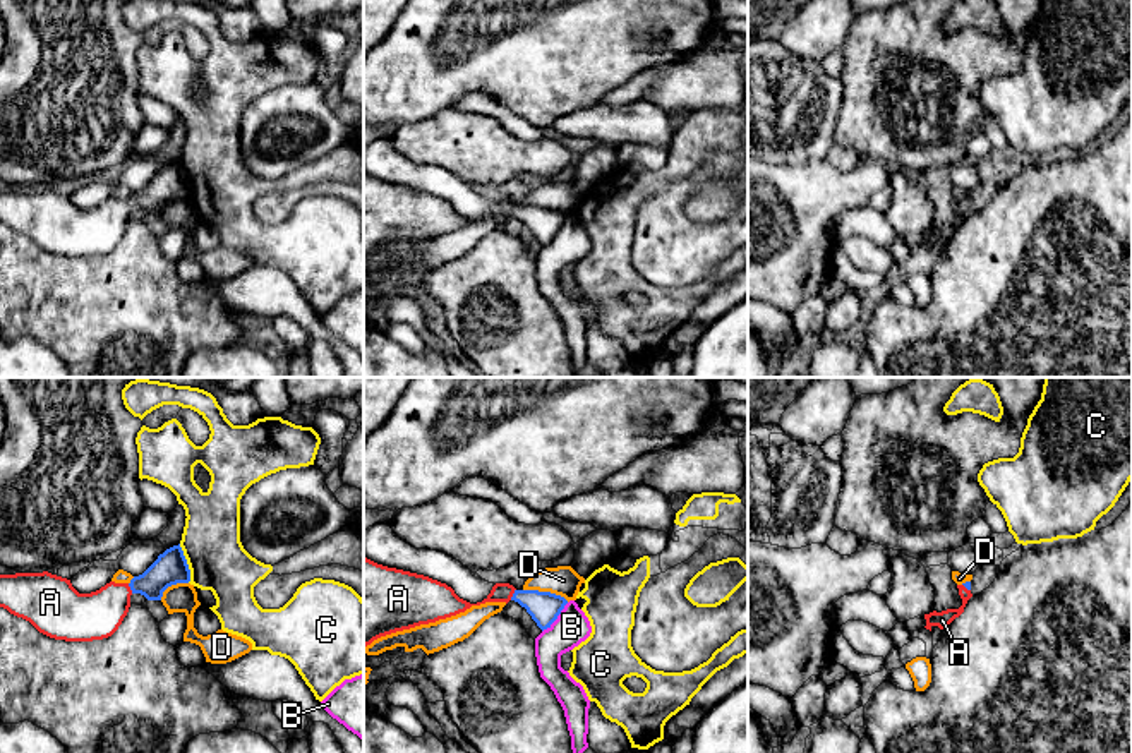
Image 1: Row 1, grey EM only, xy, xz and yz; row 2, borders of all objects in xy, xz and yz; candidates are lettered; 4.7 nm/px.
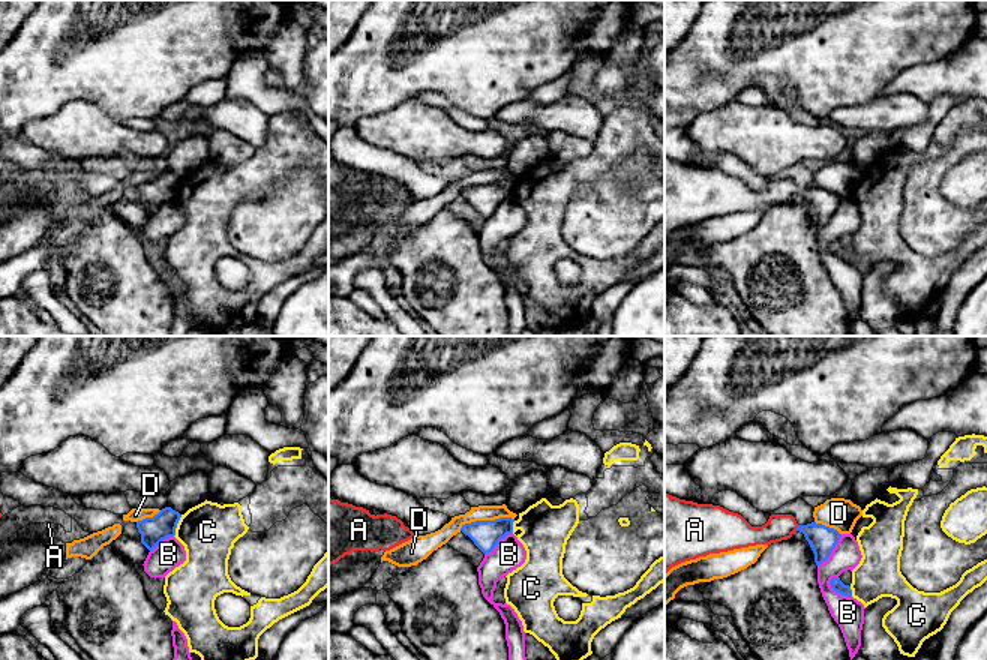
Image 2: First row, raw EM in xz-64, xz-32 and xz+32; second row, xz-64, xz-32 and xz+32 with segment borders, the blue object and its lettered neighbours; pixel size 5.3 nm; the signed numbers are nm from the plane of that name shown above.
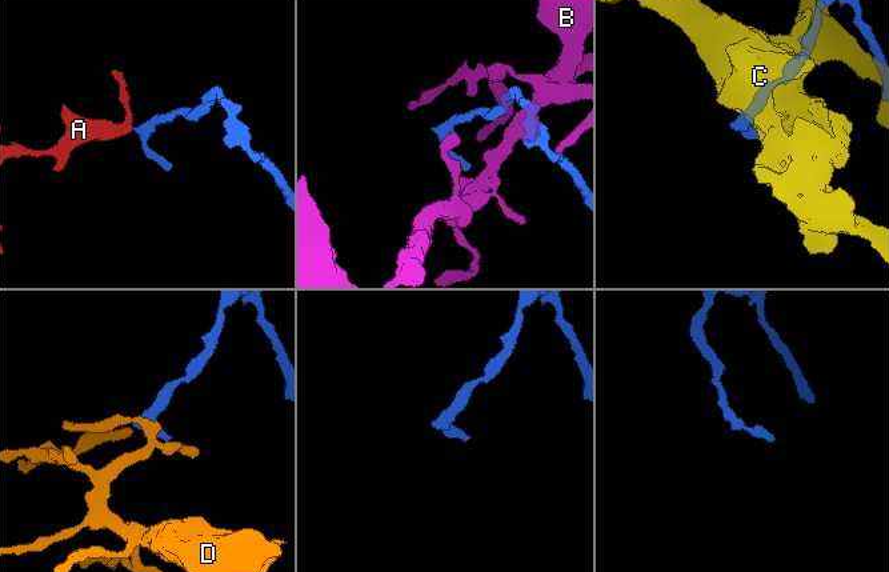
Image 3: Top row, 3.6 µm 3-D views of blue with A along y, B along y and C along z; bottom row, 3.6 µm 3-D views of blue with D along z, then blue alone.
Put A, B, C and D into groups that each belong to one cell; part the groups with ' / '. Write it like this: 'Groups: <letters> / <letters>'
Groups: A / B / C / D

